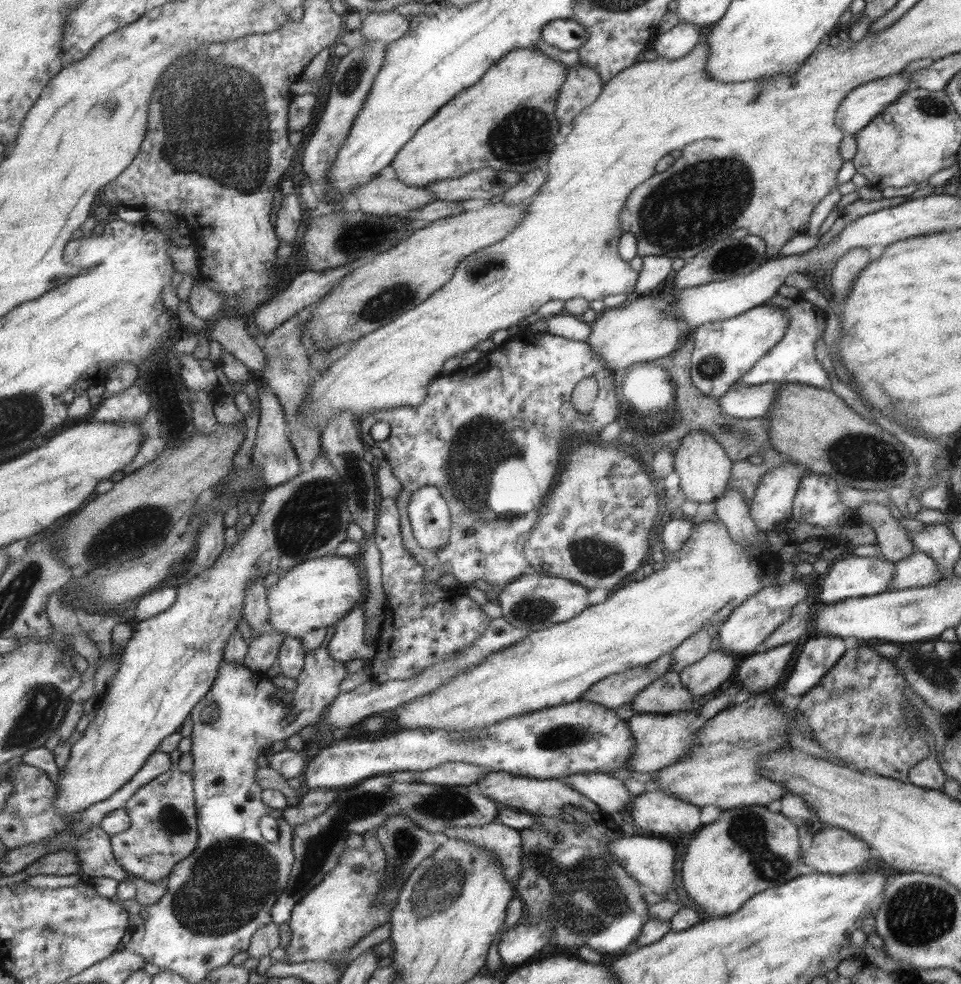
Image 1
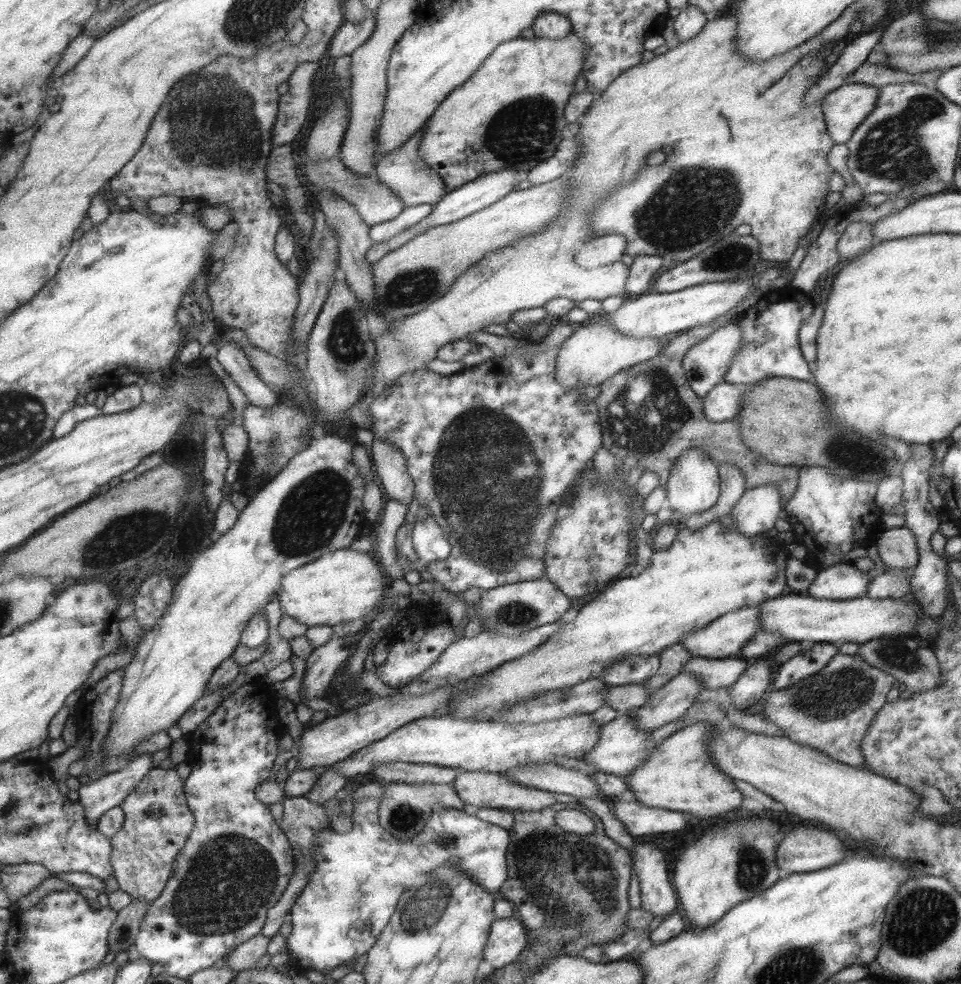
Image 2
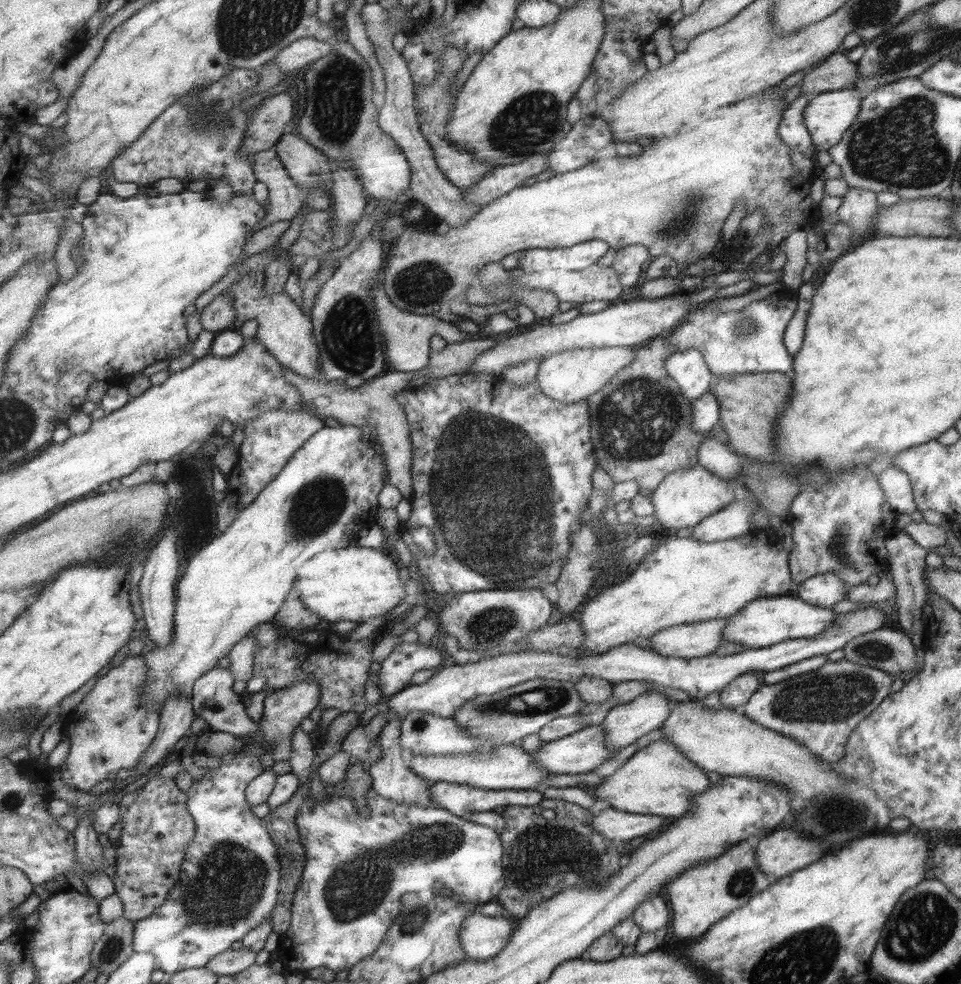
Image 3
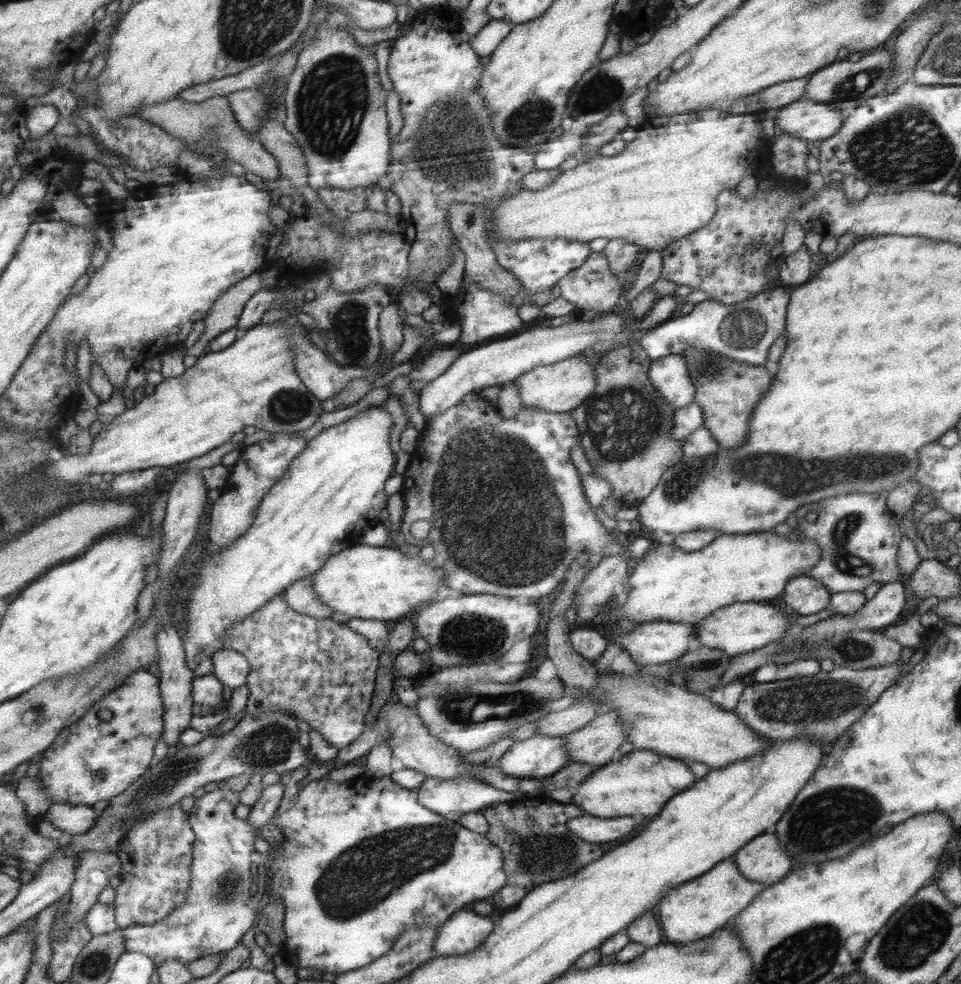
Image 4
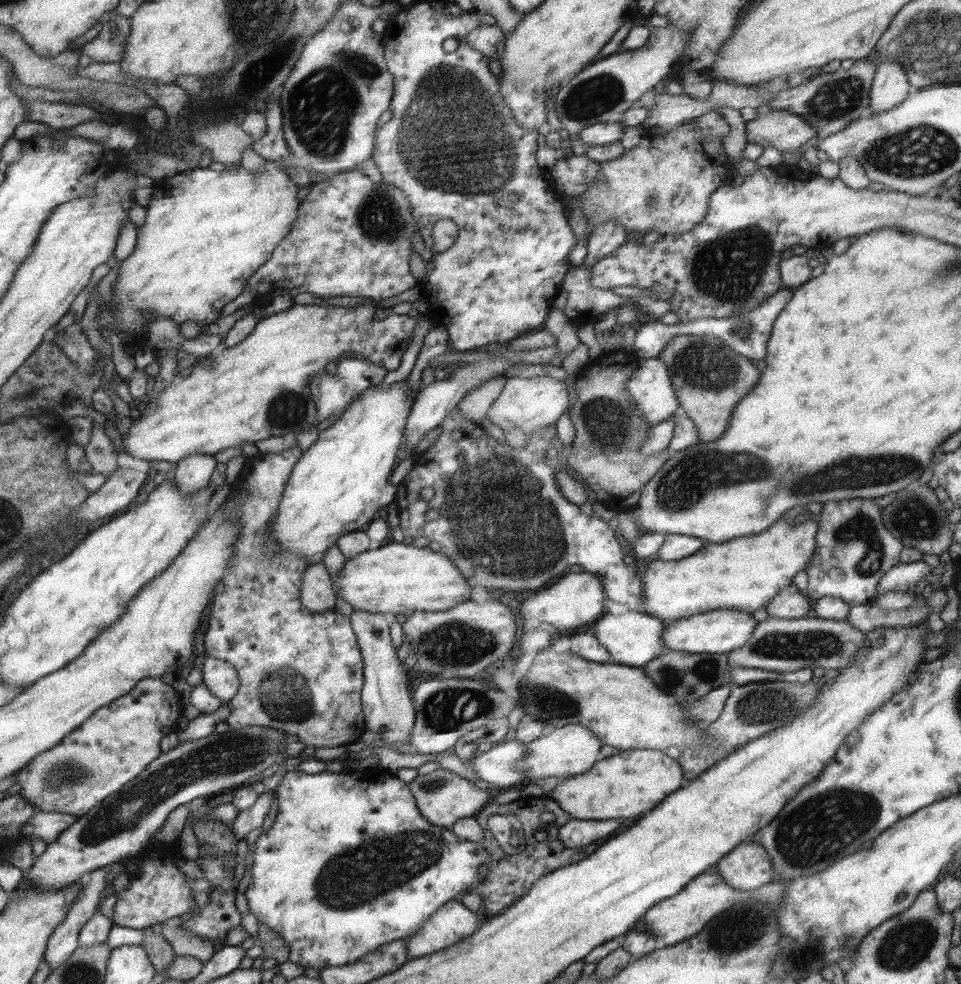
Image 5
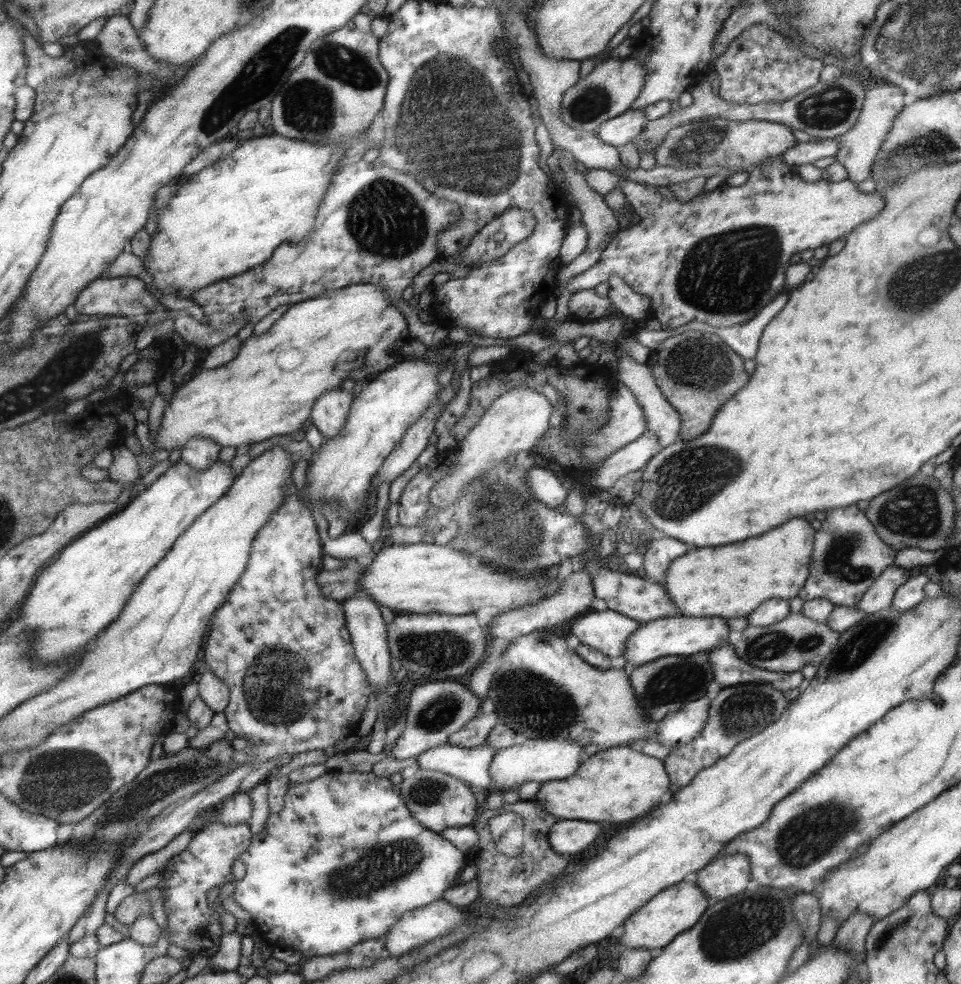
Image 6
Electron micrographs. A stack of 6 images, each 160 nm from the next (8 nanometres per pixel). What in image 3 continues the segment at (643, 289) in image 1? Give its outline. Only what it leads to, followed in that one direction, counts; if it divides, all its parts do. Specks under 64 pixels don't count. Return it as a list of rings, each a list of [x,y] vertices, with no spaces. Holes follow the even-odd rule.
[[[629,245],[615,250],[610,268],[618,276],[622,287],[636,286],[643,264],[647,262],[648,250],[641,245]]]

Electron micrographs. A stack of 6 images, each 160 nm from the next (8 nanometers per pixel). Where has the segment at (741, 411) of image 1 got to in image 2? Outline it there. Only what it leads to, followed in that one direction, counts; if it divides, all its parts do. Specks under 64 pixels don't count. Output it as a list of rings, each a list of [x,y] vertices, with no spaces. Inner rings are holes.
[[[718,382],[702,398],[702,413],[705,418],[711,422],[733,418],[740,405],[740,396],[745,389],[748,389],[748,385]]]

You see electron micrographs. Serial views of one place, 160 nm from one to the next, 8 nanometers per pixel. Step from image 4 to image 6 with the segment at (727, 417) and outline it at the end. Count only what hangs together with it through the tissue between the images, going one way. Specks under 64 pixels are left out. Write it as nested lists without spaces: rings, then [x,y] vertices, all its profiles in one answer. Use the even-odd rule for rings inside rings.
[[[688,330],[670,336],[650,349],[646,362],[664,399],[679,413],[678,438],[683,442],[702,435],[723,401],[748,381],[743,359],[712,332]]]

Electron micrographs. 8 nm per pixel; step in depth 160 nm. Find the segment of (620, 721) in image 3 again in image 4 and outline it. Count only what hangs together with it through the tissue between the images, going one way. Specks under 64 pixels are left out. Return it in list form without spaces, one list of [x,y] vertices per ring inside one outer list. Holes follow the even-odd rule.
[[[602,711],[581,728],[562,735],[562,738],[564,738],[566,756],[568,756],[566,762],[581,762],[581,764],[601,767],[610,760],[611,755],[617,750],[617,747],[625,742],[626,734],[614,712]]]

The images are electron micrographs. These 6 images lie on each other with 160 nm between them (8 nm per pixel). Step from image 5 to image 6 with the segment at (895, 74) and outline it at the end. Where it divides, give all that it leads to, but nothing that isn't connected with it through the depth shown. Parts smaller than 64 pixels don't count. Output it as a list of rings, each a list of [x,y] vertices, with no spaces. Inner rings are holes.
[[[878,81],[873,89],[869,89],[865,93],[862,109],[855,124],[848,131],[834,138],[837,141],[837,147],[839,147],[835,162],[845,168],[847,180],[858,184],[863,180],[872,178],[874,175],[875,155],[877,155],[887,132],[890,131],[893,119],[901,112],[907,102],[905,98],[908,97],[901,92],[899,87],[883,81]]]

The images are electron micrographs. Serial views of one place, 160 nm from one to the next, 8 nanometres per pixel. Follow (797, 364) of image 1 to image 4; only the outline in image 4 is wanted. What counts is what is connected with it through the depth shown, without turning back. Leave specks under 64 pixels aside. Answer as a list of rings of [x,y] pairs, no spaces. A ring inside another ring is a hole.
[[[777,284],[737,304],[721,304],[706,299],[691,305],[690,310],[681,317],[674,316],[642,331],[634,341],[651,360],[679,355],[685,347],[693,347],[719,353],[739,362],[762,365],[766,361],[769,346],[784,332],[784,314],[789,295],[789,287]]]

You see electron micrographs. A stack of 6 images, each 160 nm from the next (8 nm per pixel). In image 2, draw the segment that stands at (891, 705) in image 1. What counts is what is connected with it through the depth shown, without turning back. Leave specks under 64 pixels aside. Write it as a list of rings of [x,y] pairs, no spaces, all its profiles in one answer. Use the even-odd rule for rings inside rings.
[[[837,652],[815,674],[798,680],[797,683],[788,687],[779,690],[773,689],[767,693],[767,696],[760,700],[763,703],[763,710],[760,715],[764,716],[767,722],[780,728],[783,732],[782,735],[789,740],[814,748],[840,762],[840,764],[869,771],[867,767],[863,767],[859,743],[875,713],[886,703],[887,691],[895,684],[895,679],[890,674],[867,664],[857,653],[845,655]]]

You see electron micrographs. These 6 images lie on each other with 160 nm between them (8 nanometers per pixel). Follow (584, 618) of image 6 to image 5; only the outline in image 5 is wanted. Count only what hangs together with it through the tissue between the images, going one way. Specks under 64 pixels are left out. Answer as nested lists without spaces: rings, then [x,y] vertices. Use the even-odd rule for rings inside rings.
[[[627,611],[617,615],[605,612],[593,622],[591,634],[593,633],[596,641],[610,654],[611,662],[629,667],[642,667],[653,657],[667,650],[660,639],[663,626],[665,624],[661,619],[637,611]]]

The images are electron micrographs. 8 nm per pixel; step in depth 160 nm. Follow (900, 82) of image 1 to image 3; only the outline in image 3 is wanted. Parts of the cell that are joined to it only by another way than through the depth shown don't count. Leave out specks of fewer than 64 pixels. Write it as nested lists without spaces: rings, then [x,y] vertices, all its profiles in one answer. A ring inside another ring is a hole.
[[[853,88],[813,94],[802,110],[802,121],[816,152],[835,146],[855,120],[863,96]]]

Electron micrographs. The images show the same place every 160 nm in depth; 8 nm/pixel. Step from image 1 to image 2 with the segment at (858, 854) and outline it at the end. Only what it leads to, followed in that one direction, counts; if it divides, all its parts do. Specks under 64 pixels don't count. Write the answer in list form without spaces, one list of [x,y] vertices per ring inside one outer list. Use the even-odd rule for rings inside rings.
[[[793,828],[775,847],[775,864],[785,872],[813,872],[838,863],[847,848],[823,829]]]

